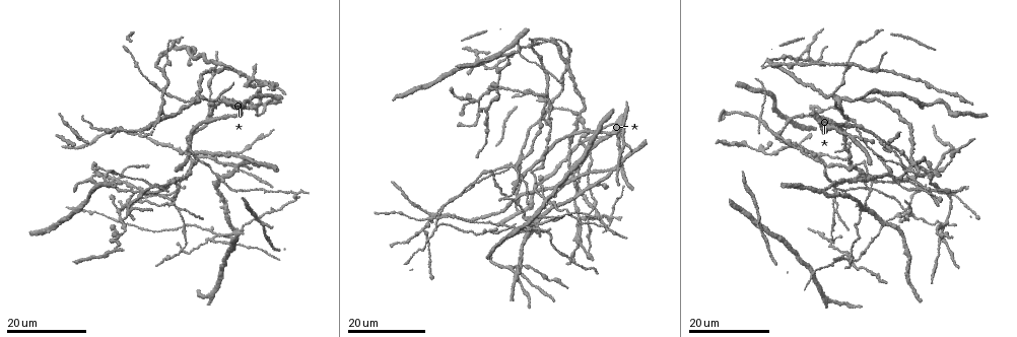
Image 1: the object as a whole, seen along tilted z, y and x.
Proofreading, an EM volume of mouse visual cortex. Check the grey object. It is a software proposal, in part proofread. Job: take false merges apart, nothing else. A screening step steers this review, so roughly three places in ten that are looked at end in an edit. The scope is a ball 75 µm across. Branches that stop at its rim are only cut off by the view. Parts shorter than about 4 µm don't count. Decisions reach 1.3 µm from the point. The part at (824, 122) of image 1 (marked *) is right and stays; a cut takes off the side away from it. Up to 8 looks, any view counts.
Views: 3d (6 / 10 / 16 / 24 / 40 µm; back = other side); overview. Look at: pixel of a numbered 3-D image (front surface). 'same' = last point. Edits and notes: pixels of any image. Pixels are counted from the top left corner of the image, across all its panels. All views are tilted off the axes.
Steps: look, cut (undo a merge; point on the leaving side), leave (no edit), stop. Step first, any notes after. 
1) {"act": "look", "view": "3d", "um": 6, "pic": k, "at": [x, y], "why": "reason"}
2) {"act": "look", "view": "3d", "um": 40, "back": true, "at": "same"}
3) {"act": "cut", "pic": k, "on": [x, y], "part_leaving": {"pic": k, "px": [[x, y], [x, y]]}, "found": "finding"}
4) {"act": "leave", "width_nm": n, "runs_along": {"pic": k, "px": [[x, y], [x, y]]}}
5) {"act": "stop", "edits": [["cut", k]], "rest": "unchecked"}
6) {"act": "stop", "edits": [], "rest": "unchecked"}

{"act": "look", "view": "3d", "um": 16, "pic": 1, "at": [858, 127], "why": "four or more arms meet"}

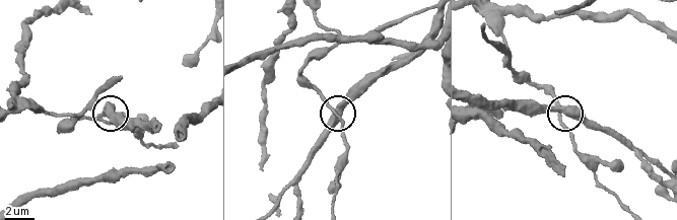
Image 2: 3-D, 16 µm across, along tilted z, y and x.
{"act": "look", "view": "3d", "um": 10, "pic": 2, "at": [560, 118], "why": "zoom in"}

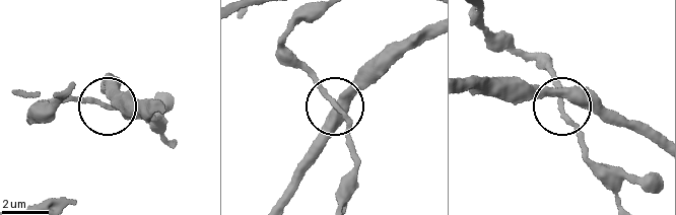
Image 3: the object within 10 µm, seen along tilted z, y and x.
{"act": "leave", "width_nm": 290, "runs_along": {"pic": 3, "px": [[466, 77], [519, 83], [563, 102], [616, 113]]}, "found": "one cell here"}

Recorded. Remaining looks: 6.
{"act": "look", "view": "3d", "um": 24, "pic": 1, "at": [862, 161], "why": "sharp bend"}

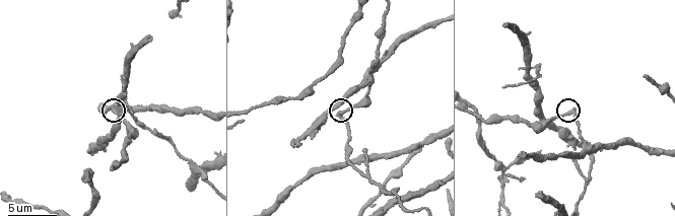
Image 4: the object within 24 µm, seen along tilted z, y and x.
{"act": "look", "view": "3d", "um": 6, "pic": 4, "at": [571, 113], "why": "closer look"}

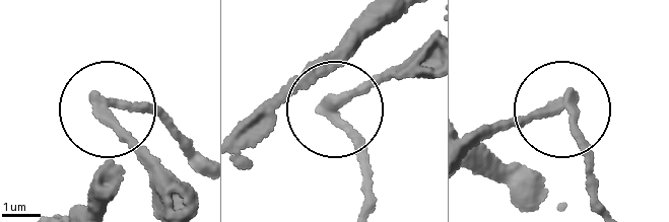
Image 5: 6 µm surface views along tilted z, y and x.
{"act": "cut", "pic": 5, "on": [151, 105], "part_leaving": {"pic": 5, "px": [[332, 106], [365, 205]]}, "found": "two cells meet here"}

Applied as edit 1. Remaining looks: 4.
{"act": "look", "view": "overview"}

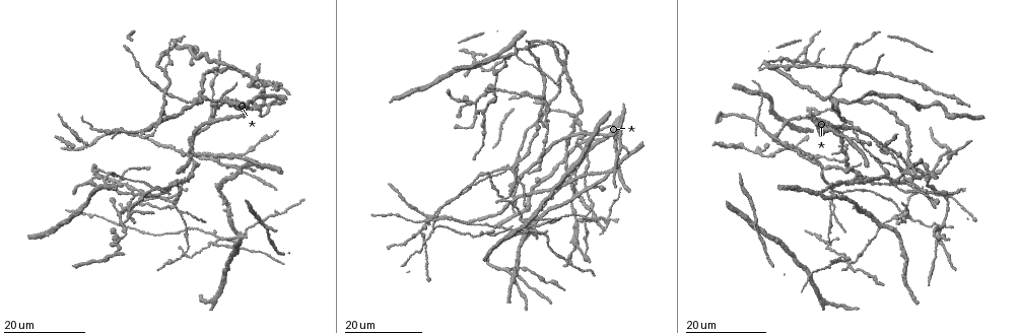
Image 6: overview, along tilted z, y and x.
{"act": "look", "view": "3d", "um": 24, "pic": 6, "at": [831, 194], "why": "arms run side by side"}

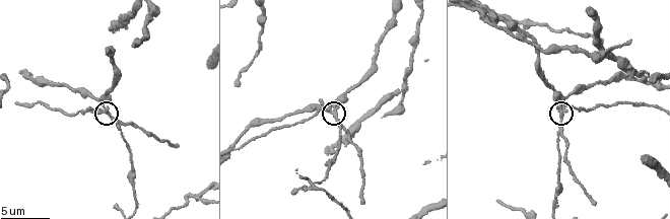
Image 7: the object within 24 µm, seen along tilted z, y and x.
{"act": "look", "view": "3d", "um": 6, "pic": 7, "at": [332, 111], "why": "zoom in"}

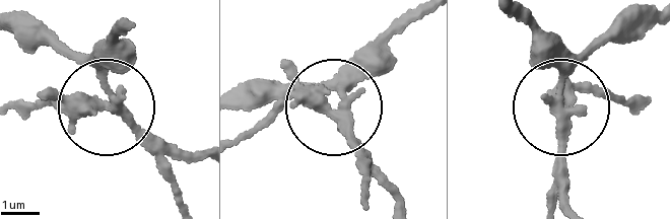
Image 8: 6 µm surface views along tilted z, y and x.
{"act": "cut", "pic": 8, "on": [164, 141], "arms": 4, "part_leaving": {"pic": 8, "px": [[340, 120], [360, 194]]}, "found": "two cells meet here"}

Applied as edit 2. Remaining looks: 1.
{"act": "stop", "edits": [["cut", 5], ["cut", 8]], "rest": "unchecked"}

